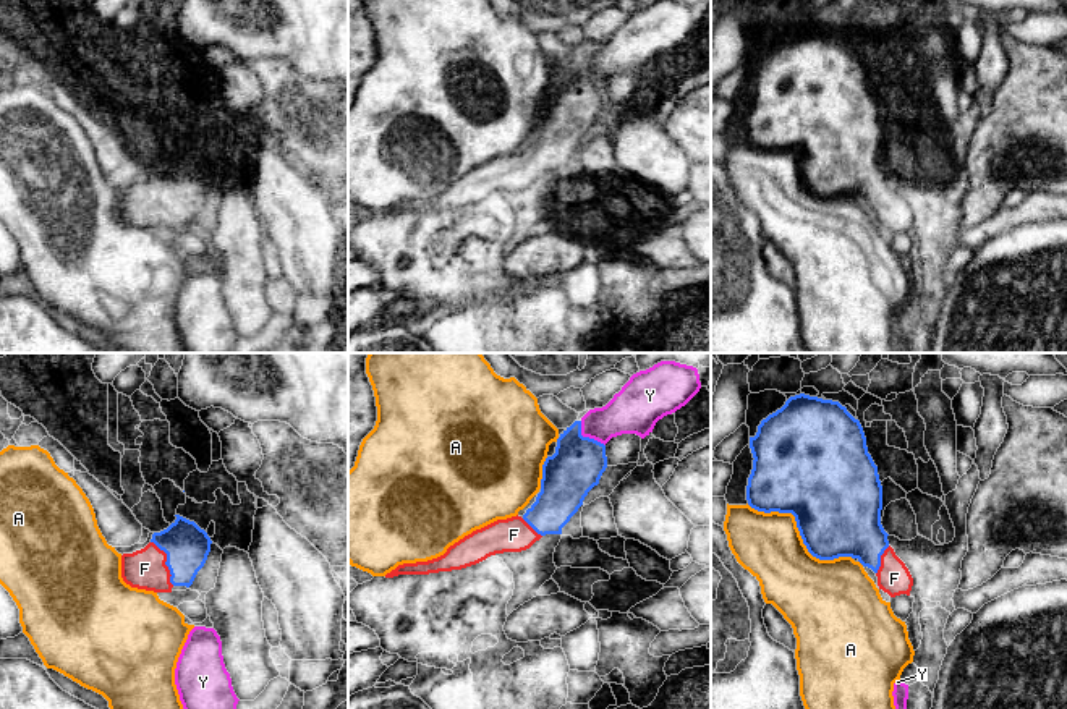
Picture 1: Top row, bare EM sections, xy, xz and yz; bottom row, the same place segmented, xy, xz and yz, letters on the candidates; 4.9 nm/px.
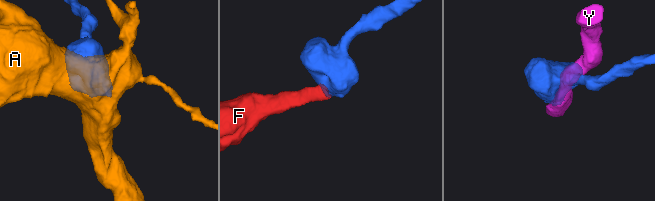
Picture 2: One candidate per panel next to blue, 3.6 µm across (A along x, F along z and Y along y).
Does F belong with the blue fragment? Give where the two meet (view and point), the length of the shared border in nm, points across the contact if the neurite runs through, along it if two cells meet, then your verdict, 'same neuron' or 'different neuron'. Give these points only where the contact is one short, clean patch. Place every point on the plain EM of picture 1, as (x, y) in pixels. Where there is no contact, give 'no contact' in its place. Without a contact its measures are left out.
meets blue in xy at (165, 199); contact 260 nm long; runs through xy (187, 183), (165, 199), (154, 206), (144, 206); same neuron

